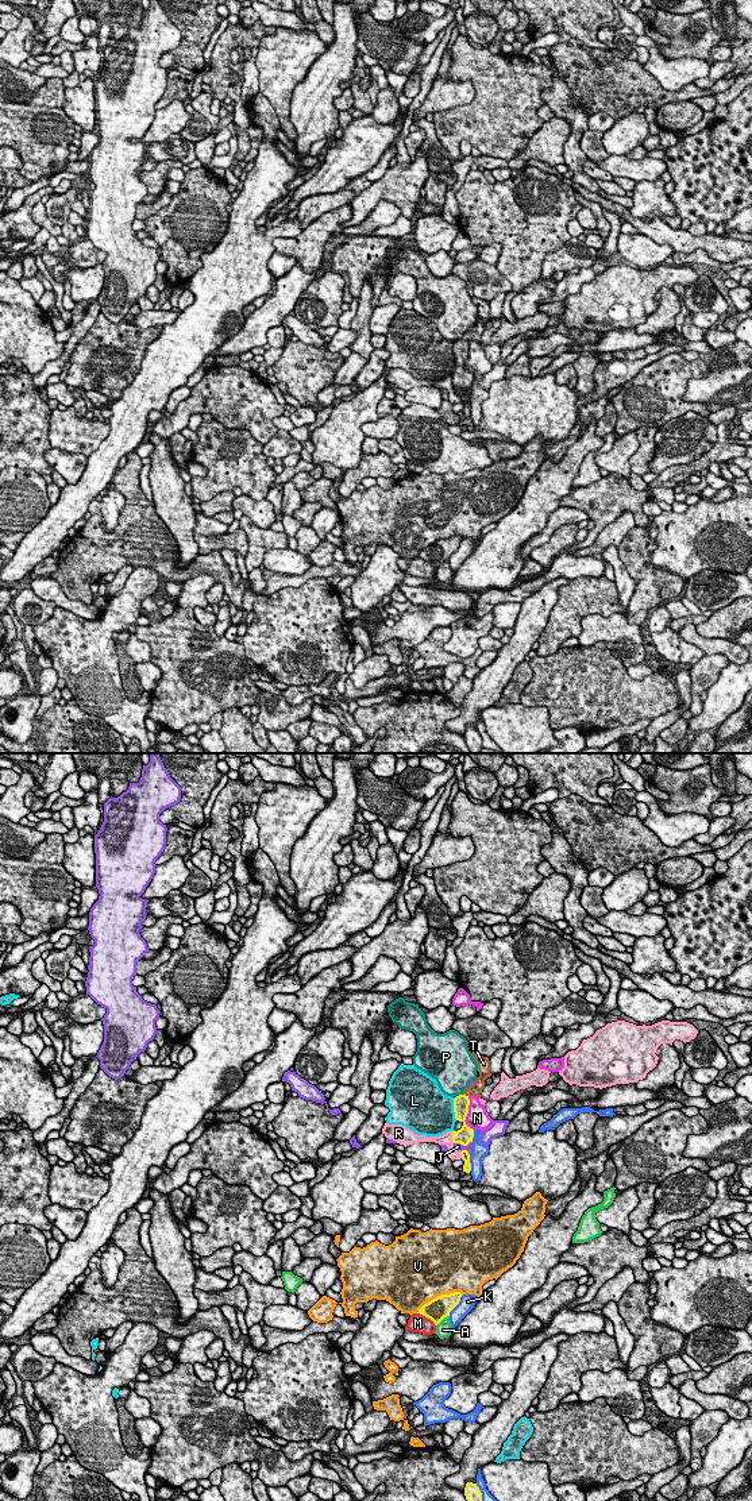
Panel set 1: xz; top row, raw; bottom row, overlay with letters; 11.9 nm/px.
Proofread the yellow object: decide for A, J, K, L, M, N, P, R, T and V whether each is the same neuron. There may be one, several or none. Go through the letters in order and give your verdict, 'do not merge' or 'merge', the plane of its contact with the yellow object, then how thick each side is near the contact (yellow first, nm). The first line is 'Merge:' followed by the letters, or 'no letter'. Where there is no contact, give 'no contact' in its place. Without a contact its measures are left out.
Merge: T
A: do not merge; meets yellow in xz; 280 nm thick on the yellow side, 190 nm on the other
J: do not merge; meets yellow in xz; 200 nm thick on the yellow side, 90 nm on the other
K: do not merge; meets yellow in xz; 280 nm thick on the yellow side, 190 nm on the other
L: do not merge; meets yellow in xz; 190 nm thick on the yellow side, 480 nm on the other
M: do not merge; meets yellow in xz; 280 nm thick on the yellow side, 220 nm on the other
N: do not merge; meets yellow in xz; 190 nm thick on the yellow side, 260 nm on the other
P: do not merge; meets yellow in xz; 190 nm thick on the yellow side, 420 nm on the other
R: do not merge; meets yellow in xz; 200 nm thick on the yellow side, 130 nm on the other
T: merge; meets yellow in xz; 190 nm thick on the yellow side, 160 nm on the other
V: do not merge; meets yellow in xz; 280 nm thick on the yellow side, 480 nm on the other

